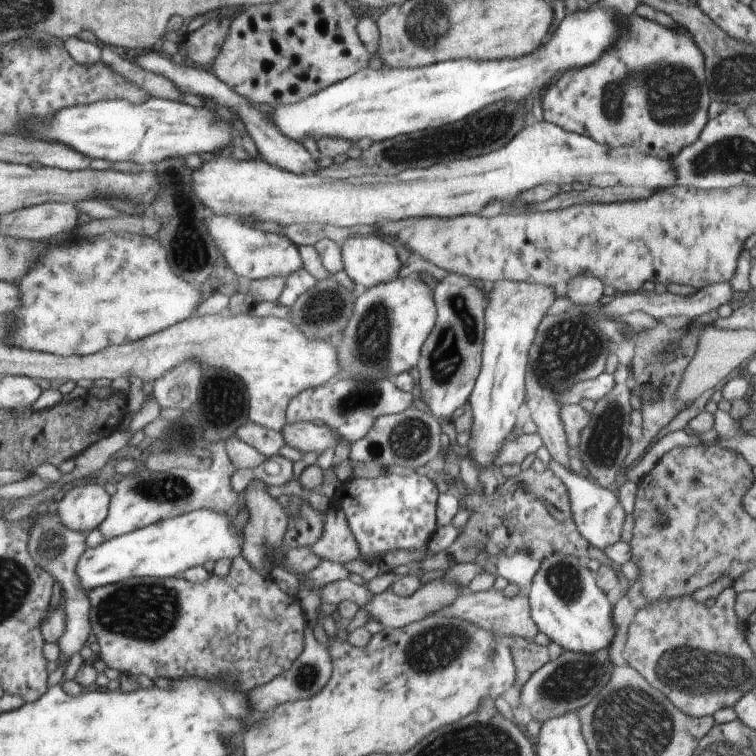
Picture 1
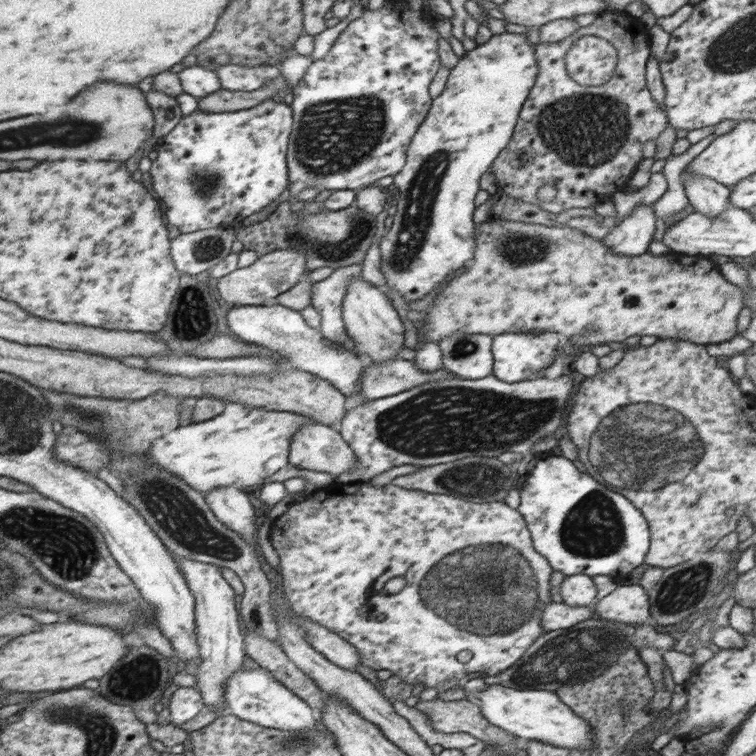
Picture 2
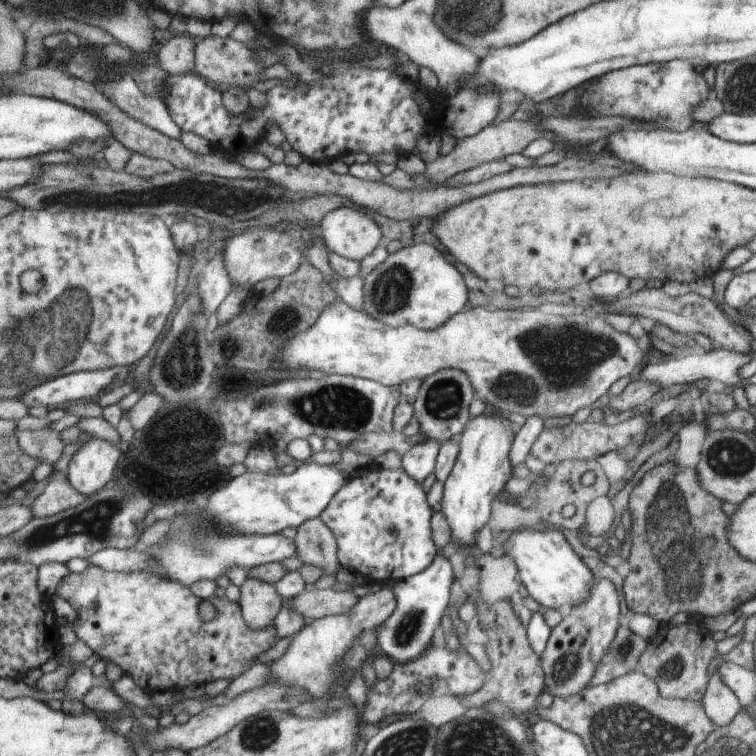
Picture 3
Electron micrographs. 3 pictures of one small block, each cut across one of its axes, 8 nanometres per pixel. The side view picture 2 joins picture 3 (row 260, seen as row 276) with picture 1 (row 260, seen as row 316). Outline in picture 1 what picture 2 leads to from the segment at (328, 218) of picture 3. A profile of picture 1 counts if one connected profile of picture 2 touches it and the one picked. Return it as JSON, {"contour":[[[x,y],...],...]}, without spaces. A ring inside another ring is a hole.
{"contour":[[[373,235],[347,237],[340,248],[342,269],[353,285],[372,286],[393,281],[401,264],[393,245]]]}

